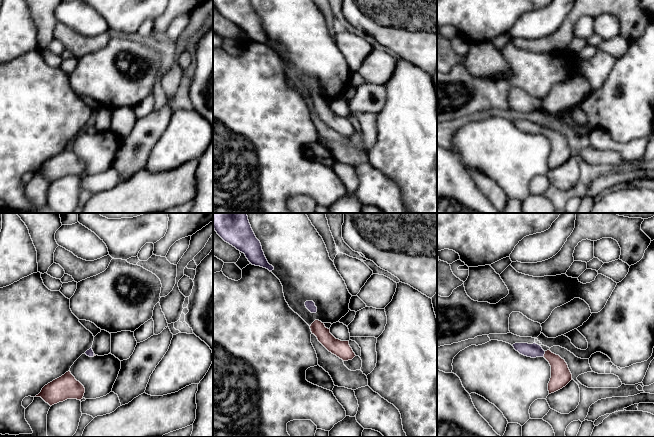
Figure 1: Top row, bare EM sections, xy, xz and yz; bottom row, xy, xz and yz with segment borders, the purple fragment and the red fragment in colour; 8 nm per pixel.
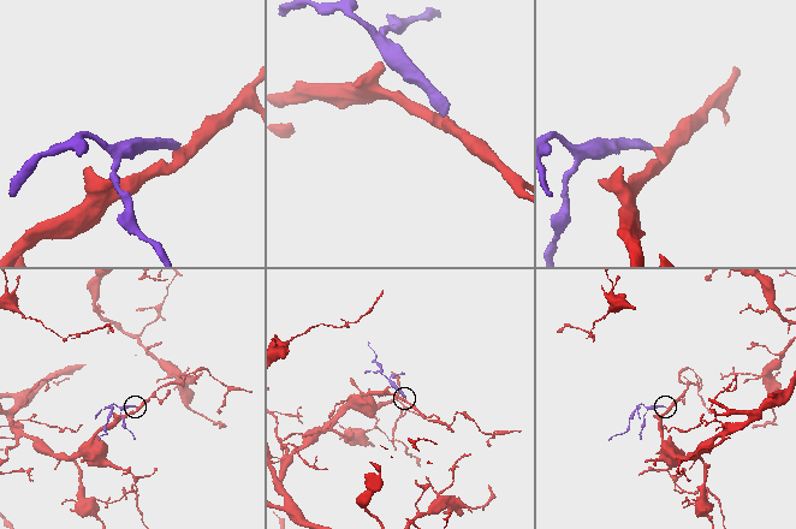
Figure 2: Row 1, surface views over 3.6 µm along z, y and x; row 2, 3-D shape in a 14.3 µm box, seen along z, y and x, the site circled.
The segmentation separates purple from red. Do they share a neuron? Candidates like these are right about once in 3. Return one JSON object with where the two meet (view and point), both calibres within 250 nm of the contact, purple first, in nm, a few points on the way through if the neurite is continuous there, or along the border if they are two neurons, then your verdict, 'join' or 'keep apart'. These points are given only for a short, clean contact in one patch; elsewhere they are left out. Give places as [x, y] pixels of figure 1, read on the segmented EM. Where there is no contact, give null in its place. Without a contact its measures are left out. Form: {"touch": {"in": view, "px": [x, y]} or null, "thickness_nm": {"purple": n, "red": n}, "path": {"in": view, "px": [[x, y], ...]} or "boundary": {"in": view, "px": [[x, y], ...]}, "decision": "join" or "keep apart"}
{"touch": {"in": "yz", "px": [544, 353]}, "thickness_nm": {"purple": 120, "red": 160}, "path": {"in": "yz", "px": [[534, 350], [544, 353], [559, 367], [560, 374]]}, "decision": "join"}

